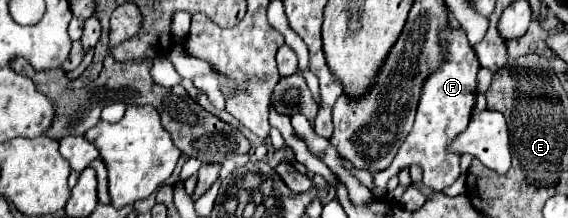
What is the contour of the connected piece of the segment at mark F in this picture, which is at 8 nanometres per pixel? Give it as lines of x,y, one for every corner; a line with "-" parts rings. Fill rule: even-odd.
447,24
439,34
439,46
441,46
445,58
443,58
441,66
421,86
421,100
419,100
415,124
413,124
409,136
401,144
391,166
373,176
375,178
375,190
373,190
375,198
385,194
385,184
391,180
391,176
397,176
399,170
409,168
413,162
423,168
423,184
433,188
435,192
441,192
443,188
451,186
459,178
461,154
451,152
449,146
453,144
453,138
457,138
457,134
465,132
465,128
471,120
471,114
475,108
475,98
477,98
479,62
467,40
467,32
461,26
455,28
453,24

